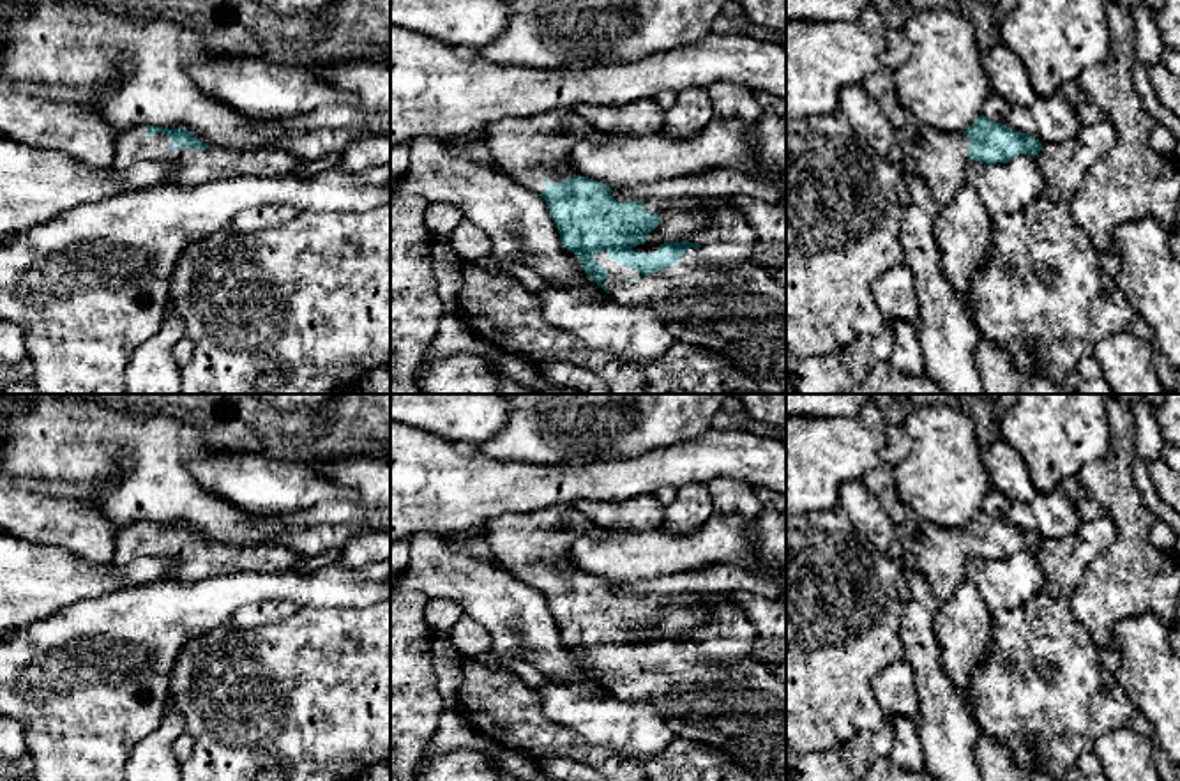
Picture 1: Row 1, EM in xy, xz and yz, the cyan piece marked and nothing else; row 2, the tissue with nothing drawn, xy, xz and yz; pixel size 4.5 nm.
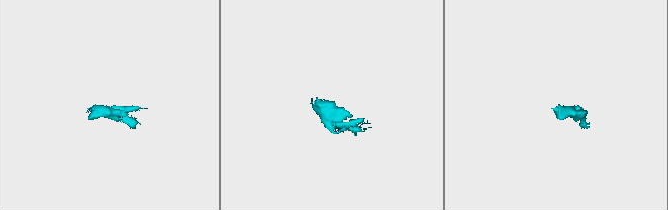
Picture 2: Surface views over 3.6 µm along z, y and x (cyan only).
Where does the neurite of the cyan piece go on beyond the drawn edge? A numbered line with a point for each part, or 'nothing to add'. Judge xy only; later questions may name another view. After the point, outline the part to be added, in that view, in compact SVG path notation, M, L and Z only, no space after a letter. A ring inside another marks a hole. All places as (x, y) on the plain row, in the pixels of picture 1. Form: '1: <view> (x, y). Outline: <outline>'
1: xy (189, 562). Outline: M138 521L120 527L111 564L129 564L138 557L159 557L171 564L168 580L200 581L228 572L274 572L293 567L300 557L279 542L235 546L208 542L207 546L185 542L171 546L171 534L164 528L147 532L148 523Z

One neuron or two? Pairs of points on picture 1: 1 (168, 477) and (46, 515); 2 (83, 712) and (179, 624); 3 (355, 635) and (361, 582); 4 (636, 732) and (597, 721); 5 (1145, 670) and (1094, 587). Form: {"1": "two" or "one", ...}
{"1": "two", "2": "one", "3": "two", "4": "one", "5": "two"}

